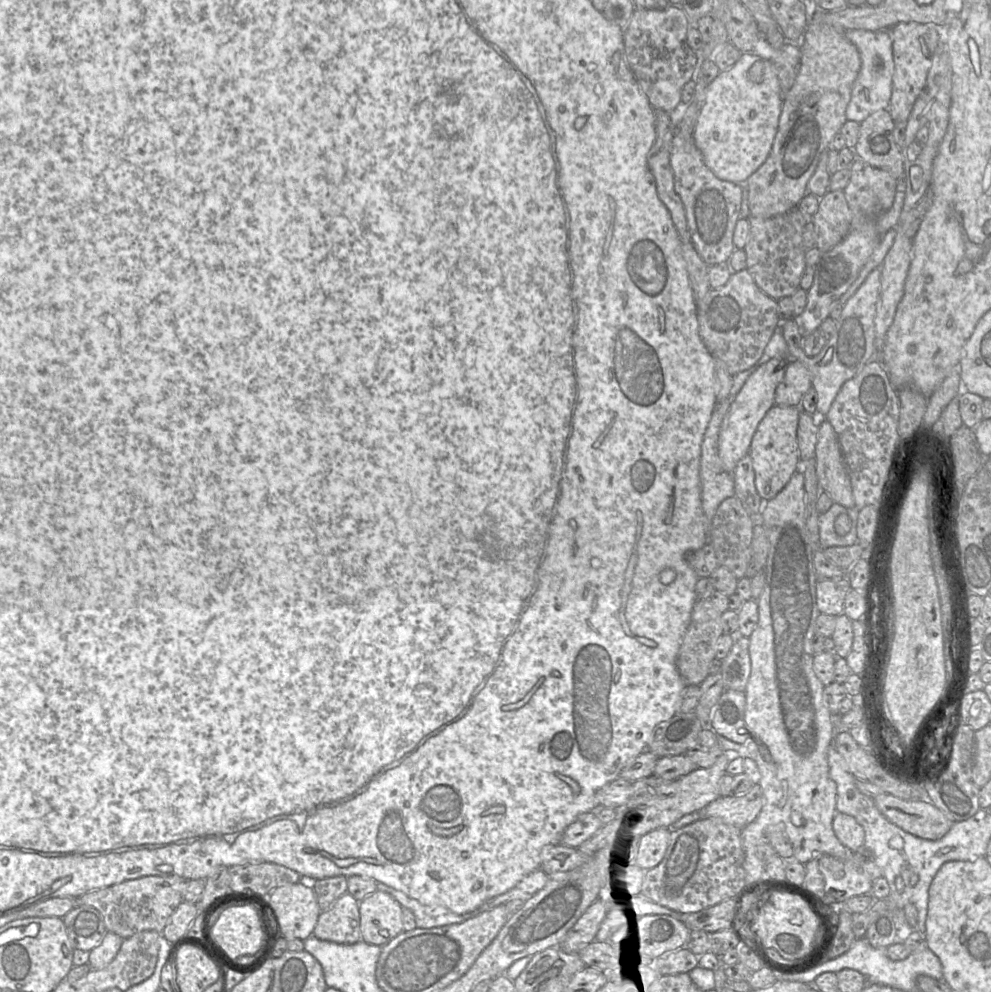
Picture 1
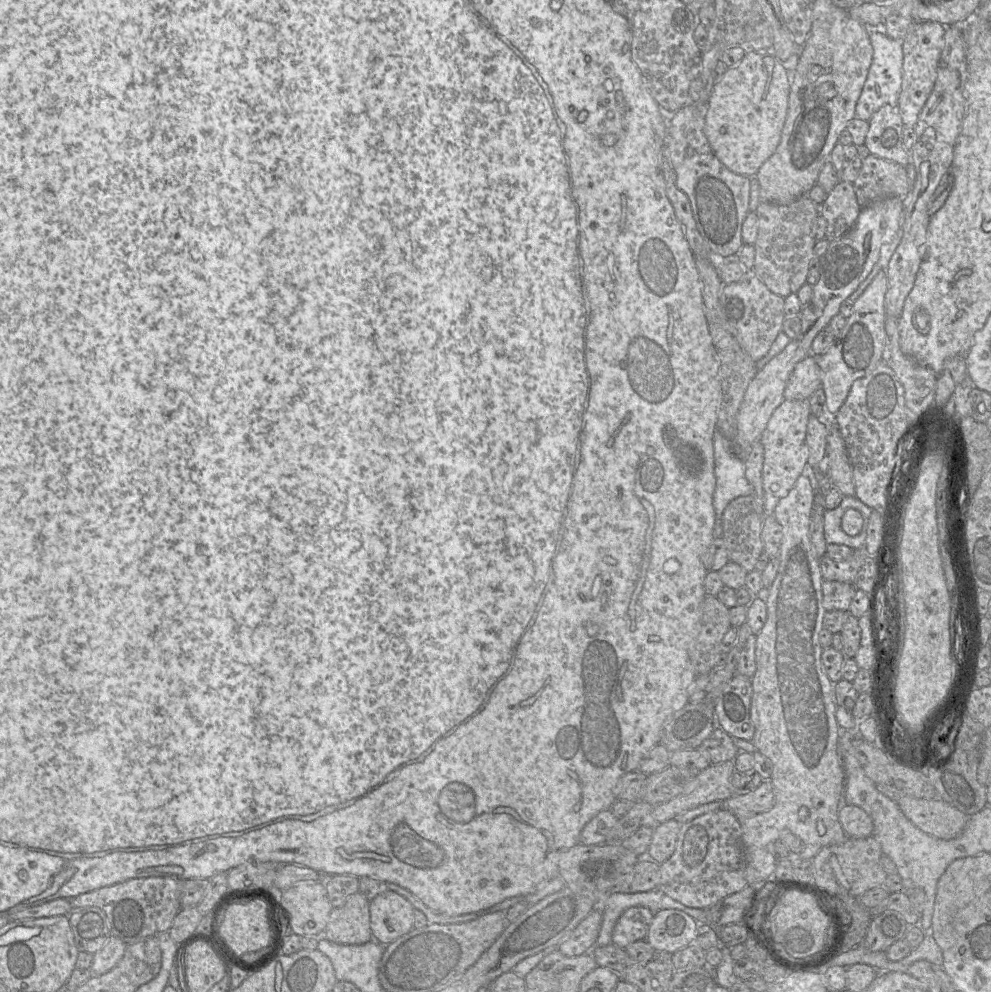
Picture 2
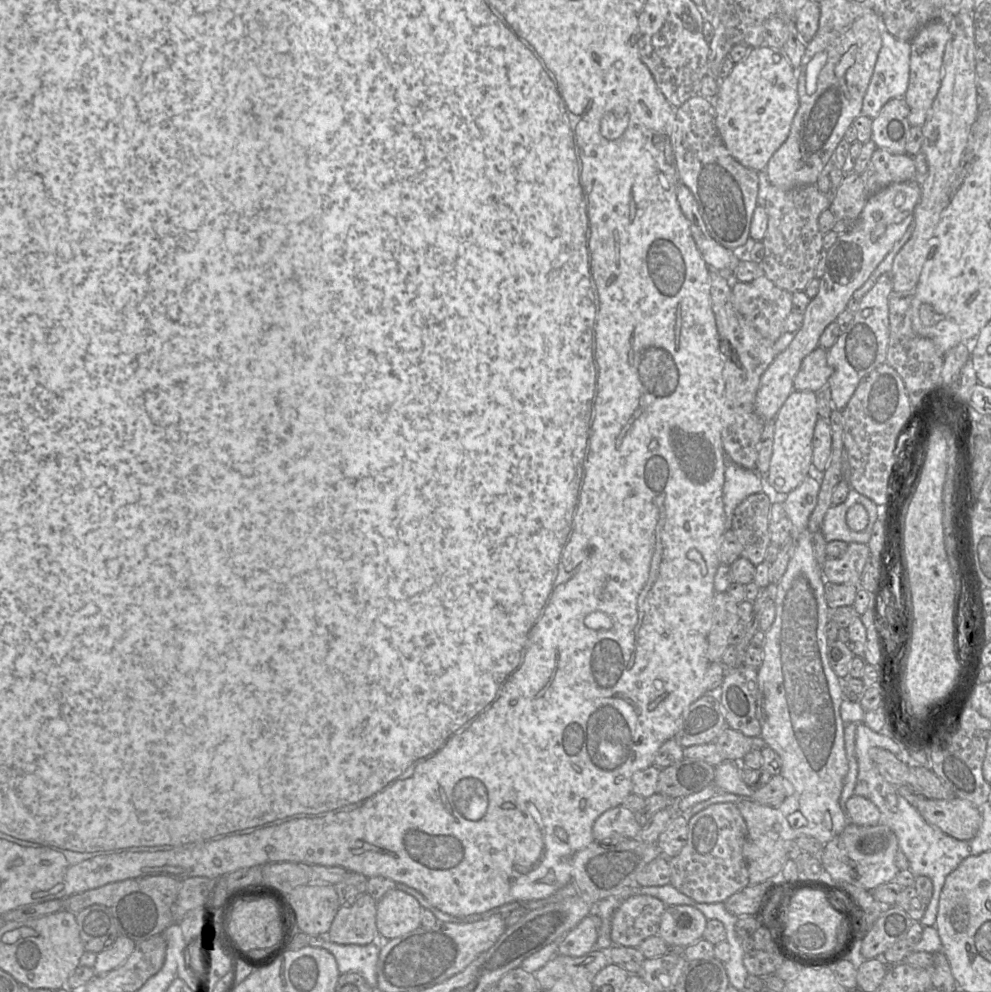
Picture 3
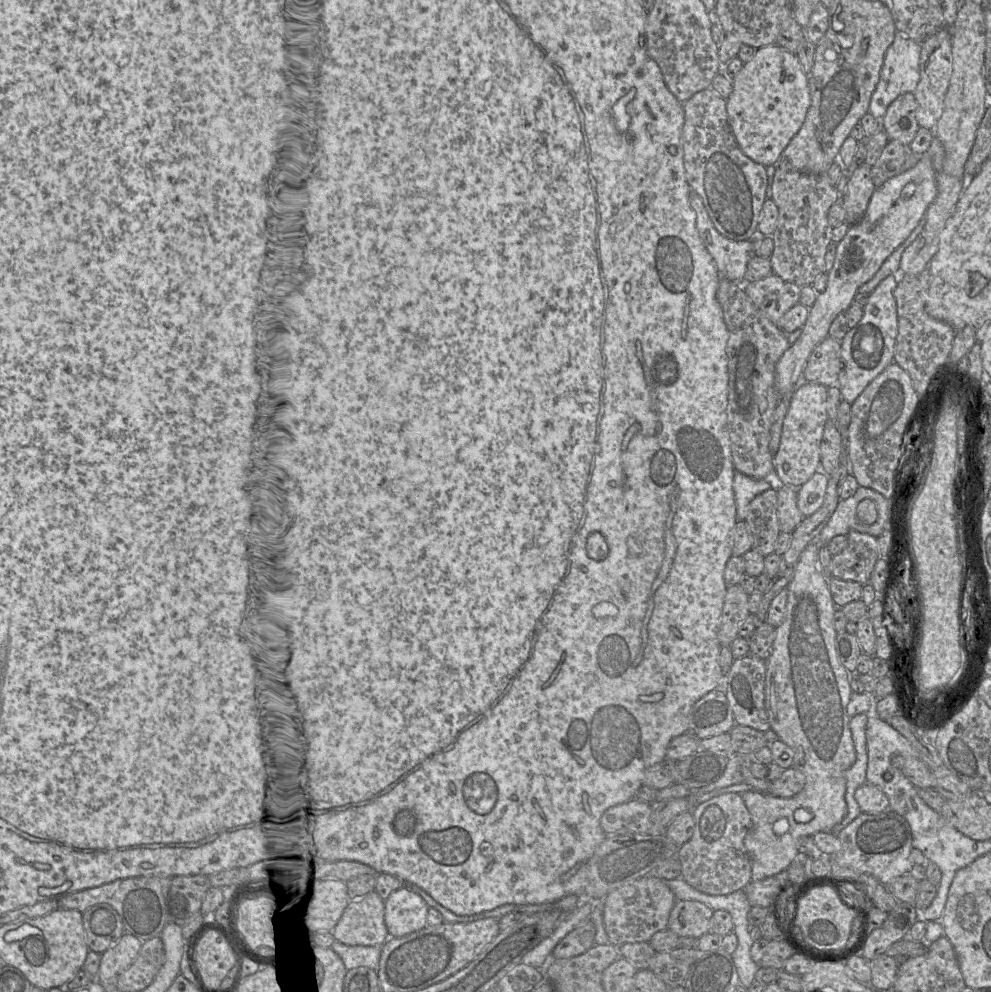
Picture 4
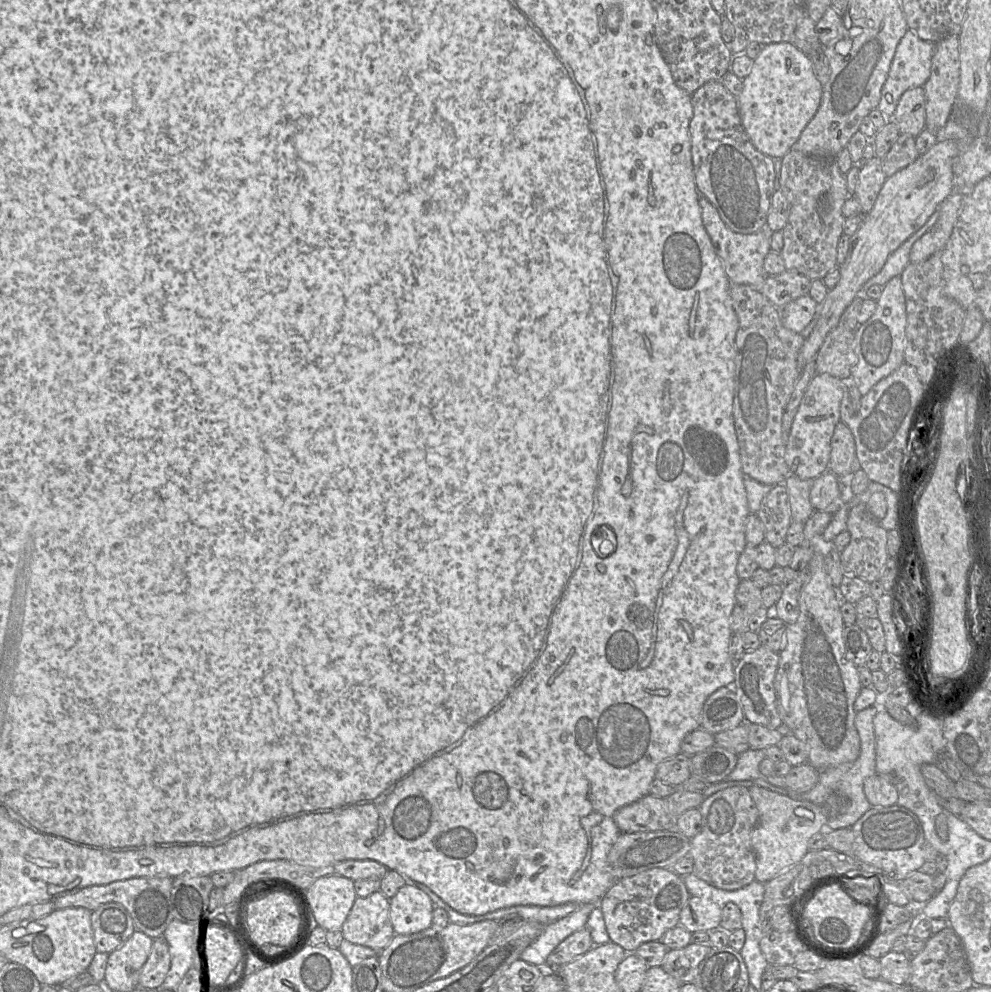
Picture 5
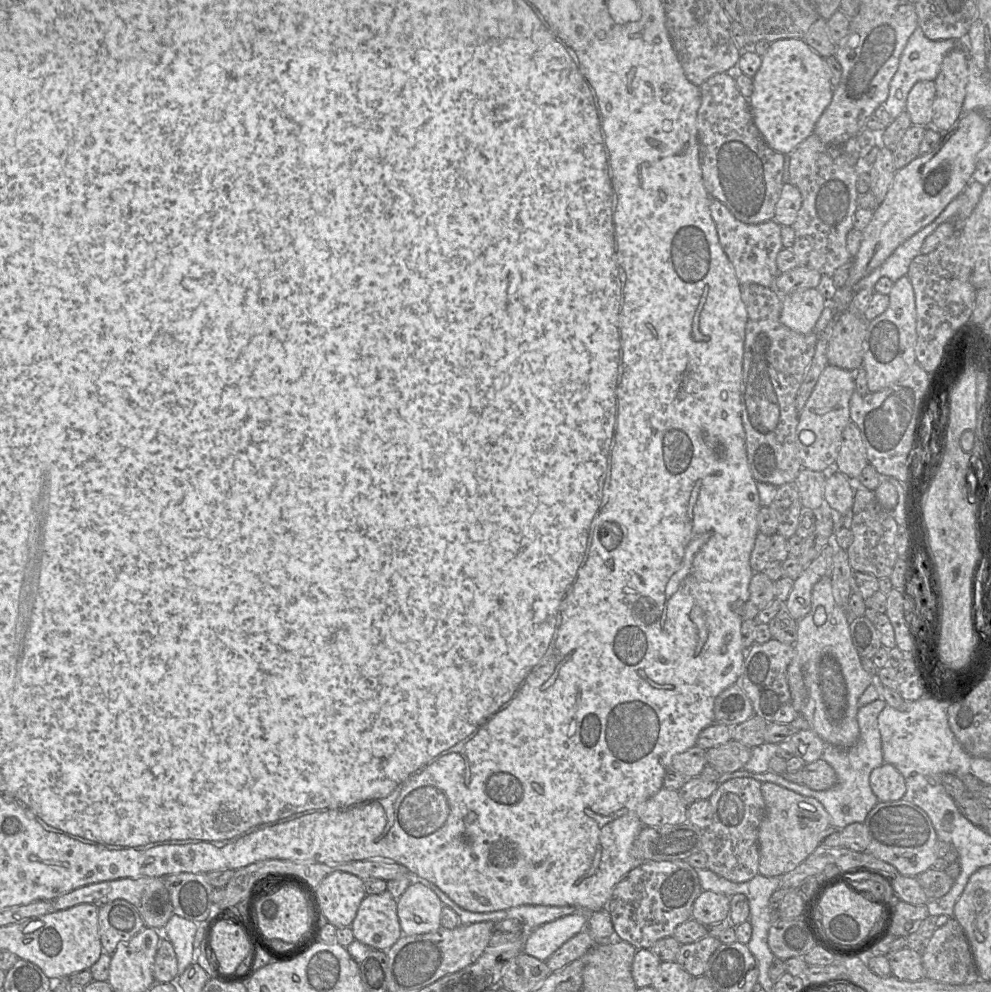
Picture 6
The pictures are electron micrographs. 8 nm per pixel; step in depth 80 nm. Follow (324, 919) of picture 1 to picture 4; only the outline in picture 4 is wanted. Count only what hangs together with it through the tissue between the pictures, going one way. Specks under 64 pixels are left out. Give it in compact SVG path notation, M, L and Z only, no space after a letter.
M372 891L349 902L332 935L348 946L382 946L389 938L384 914L385 900Z

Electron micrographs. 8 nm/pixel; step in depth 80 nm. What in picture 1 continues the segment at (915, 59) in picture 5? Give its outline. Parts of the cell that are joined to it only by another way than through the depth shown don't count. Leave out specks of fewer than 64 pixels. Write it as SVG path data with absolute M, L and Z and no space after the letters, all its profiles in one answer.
M847 29L844 30L844 35L857 47L861 59L861 68L853 83L851 98L846 108L846 118L861 123L870 114L888 108L895 70L893 40L889 30Z

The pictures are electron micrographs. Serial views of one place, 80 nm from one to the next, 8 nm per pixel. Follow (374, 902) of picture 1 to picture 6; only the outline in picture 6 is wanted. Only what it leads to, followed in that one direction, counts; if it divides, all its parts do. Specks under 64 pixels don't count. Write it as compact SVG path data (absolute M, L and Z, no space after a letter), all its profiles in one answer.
M421 883L411 884L397 900L397 915L402 935L436 932L441 928L444 904Z

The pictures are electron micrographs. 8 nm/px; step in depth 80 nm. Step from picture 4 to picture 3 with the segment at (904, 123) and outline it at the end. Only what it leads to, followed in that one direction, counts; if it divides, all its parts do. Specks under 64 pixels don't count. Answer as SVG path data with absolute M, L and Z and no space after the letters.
M904 98L889 100L873 119L871 140L879 149L905 154L911 125L909 107Z

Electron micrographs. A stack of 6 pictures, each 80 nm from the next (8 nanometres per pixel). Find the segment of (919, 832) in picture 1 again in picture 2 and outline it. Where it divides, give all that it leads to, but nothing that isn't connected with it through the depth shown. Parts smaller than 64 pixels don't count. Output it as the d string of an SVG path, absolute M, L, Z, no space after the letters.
M903 796L894 801L916 827L940 839L957 837L965 828L969 818L942 800Z

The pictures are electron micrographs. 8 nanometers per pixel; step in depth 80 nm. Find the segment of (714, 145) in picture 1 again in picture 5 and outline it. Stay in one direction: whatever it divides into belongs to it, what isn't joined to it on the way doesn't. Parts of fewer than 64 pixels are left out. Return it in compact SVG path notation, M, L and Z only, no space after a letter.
M791 42L765 45L758 57L753 59L751 72L742 82L743 89L737 100L744 129L758 151L775 160L781 160L817 112L823 84L816 77L809 56Z

